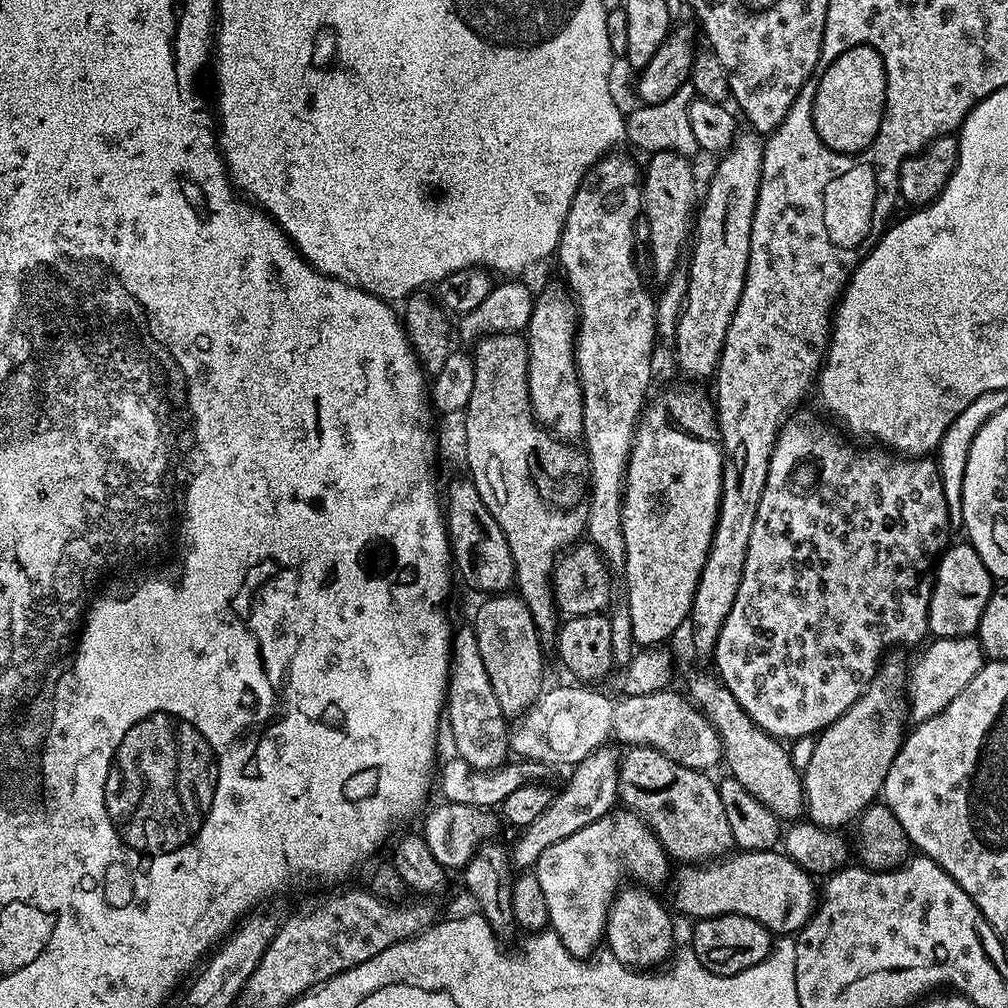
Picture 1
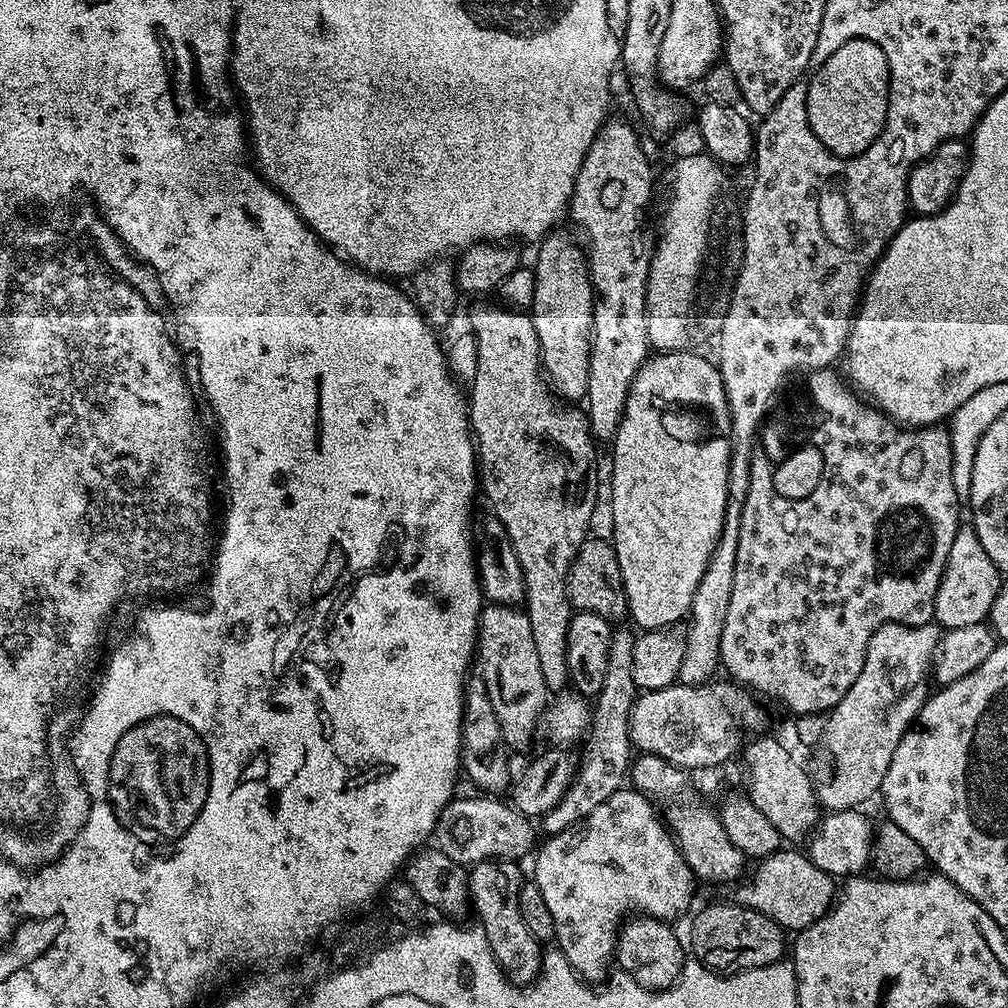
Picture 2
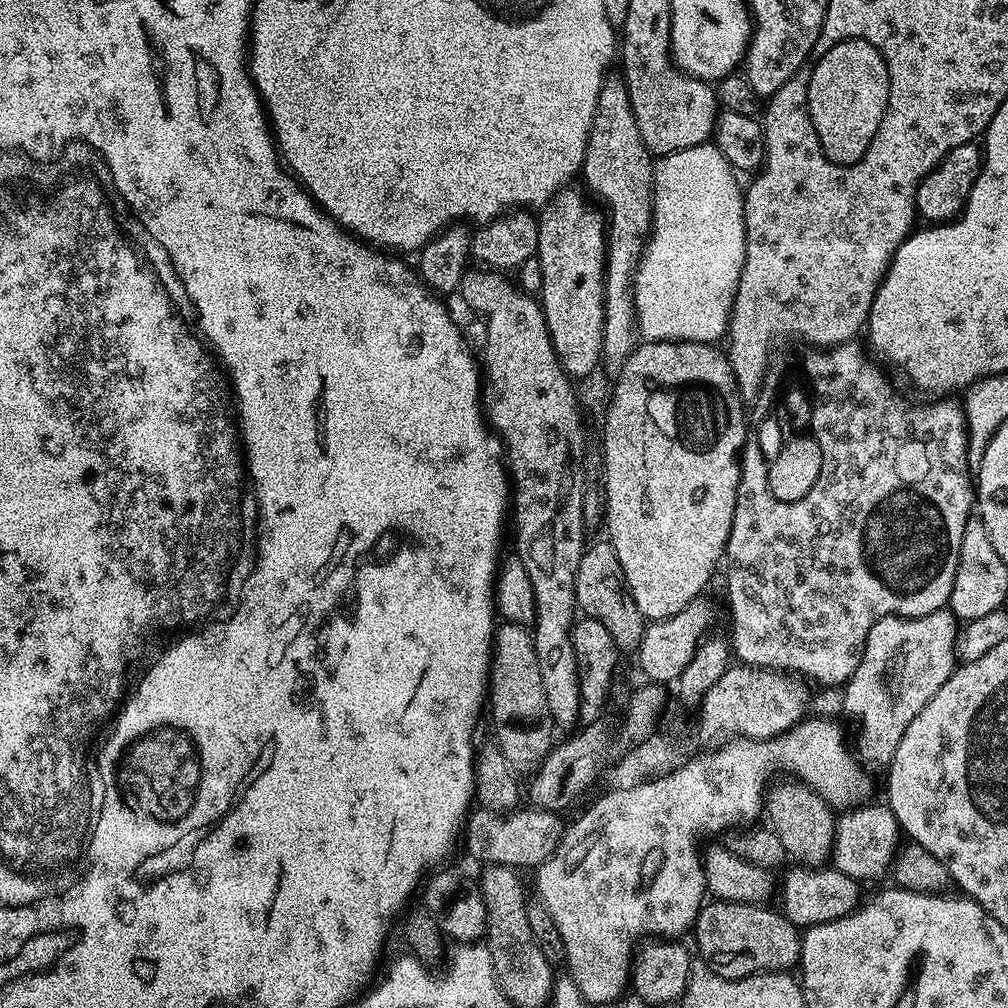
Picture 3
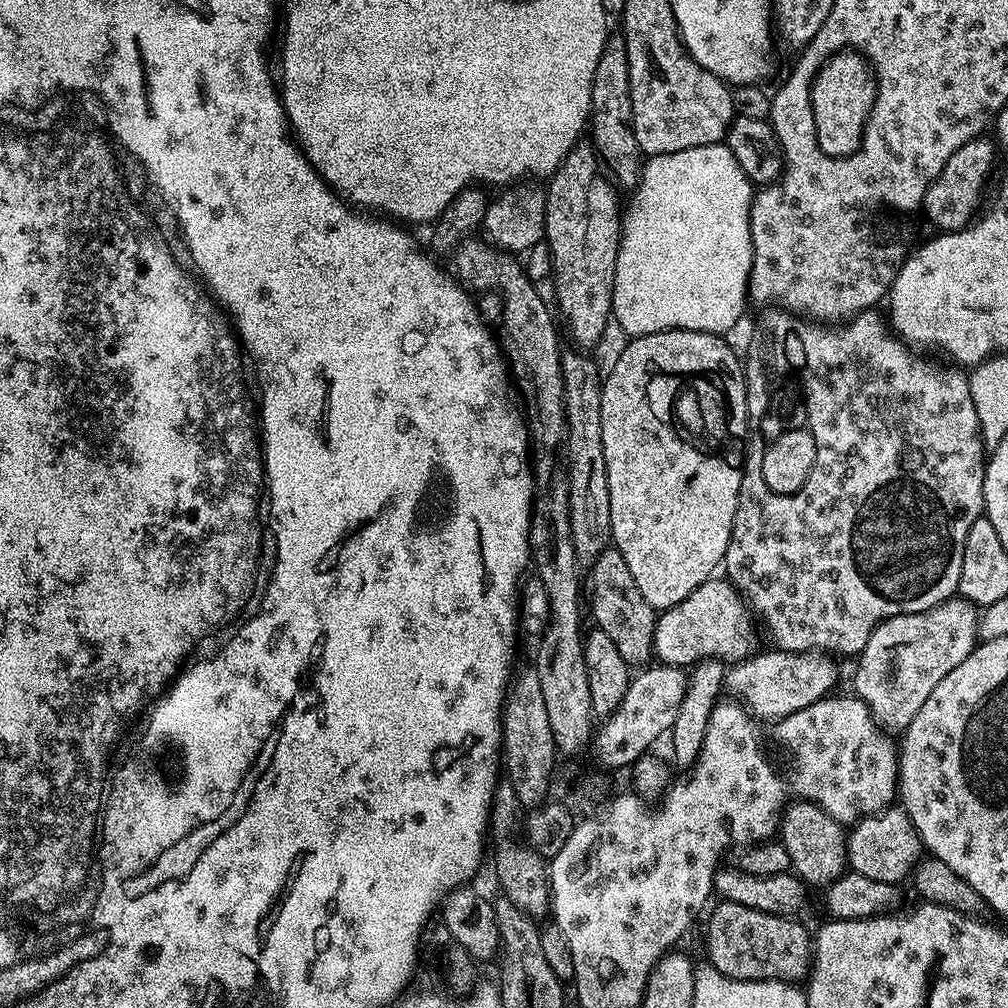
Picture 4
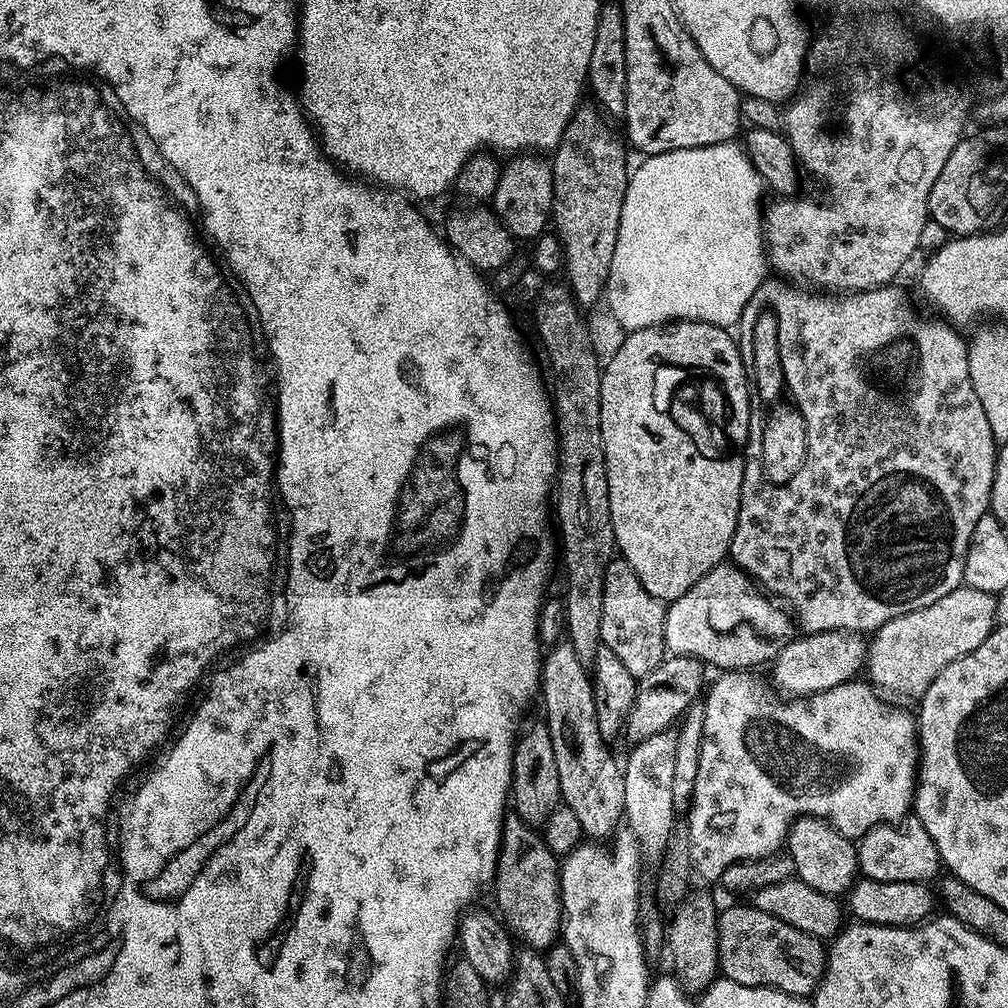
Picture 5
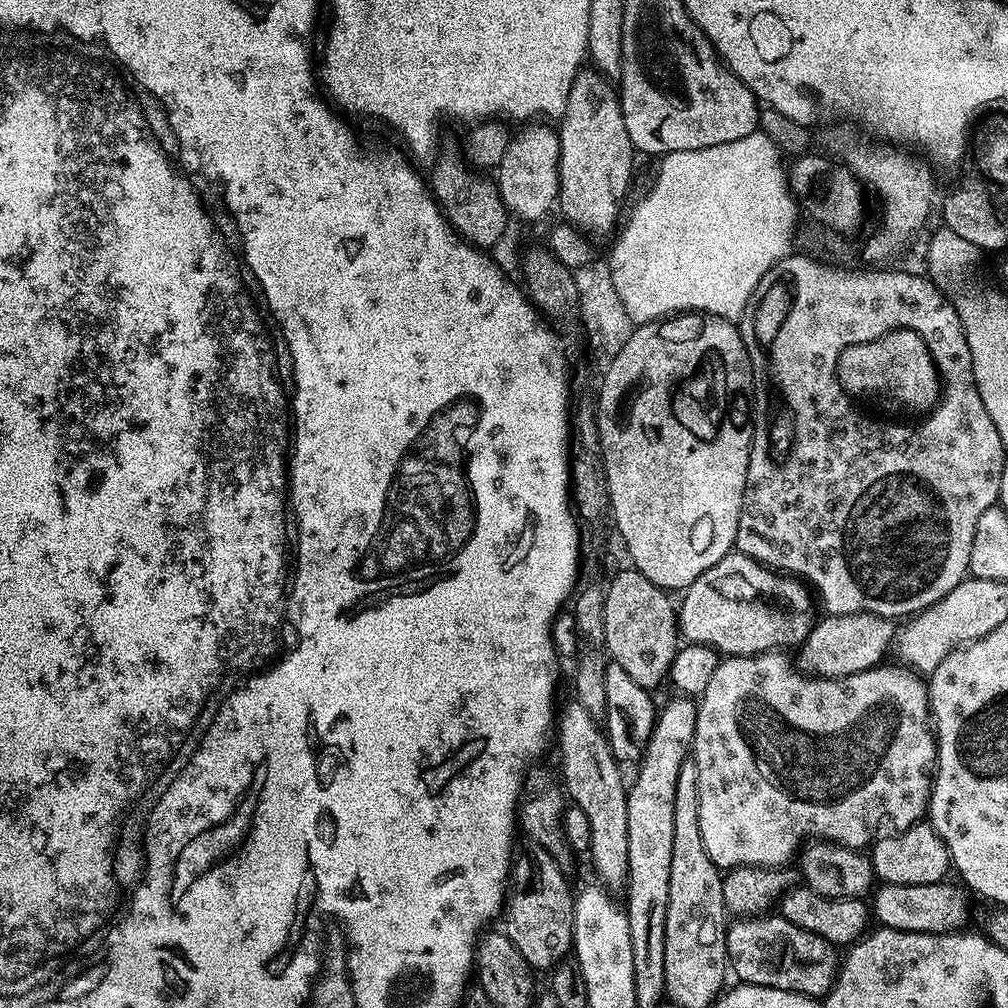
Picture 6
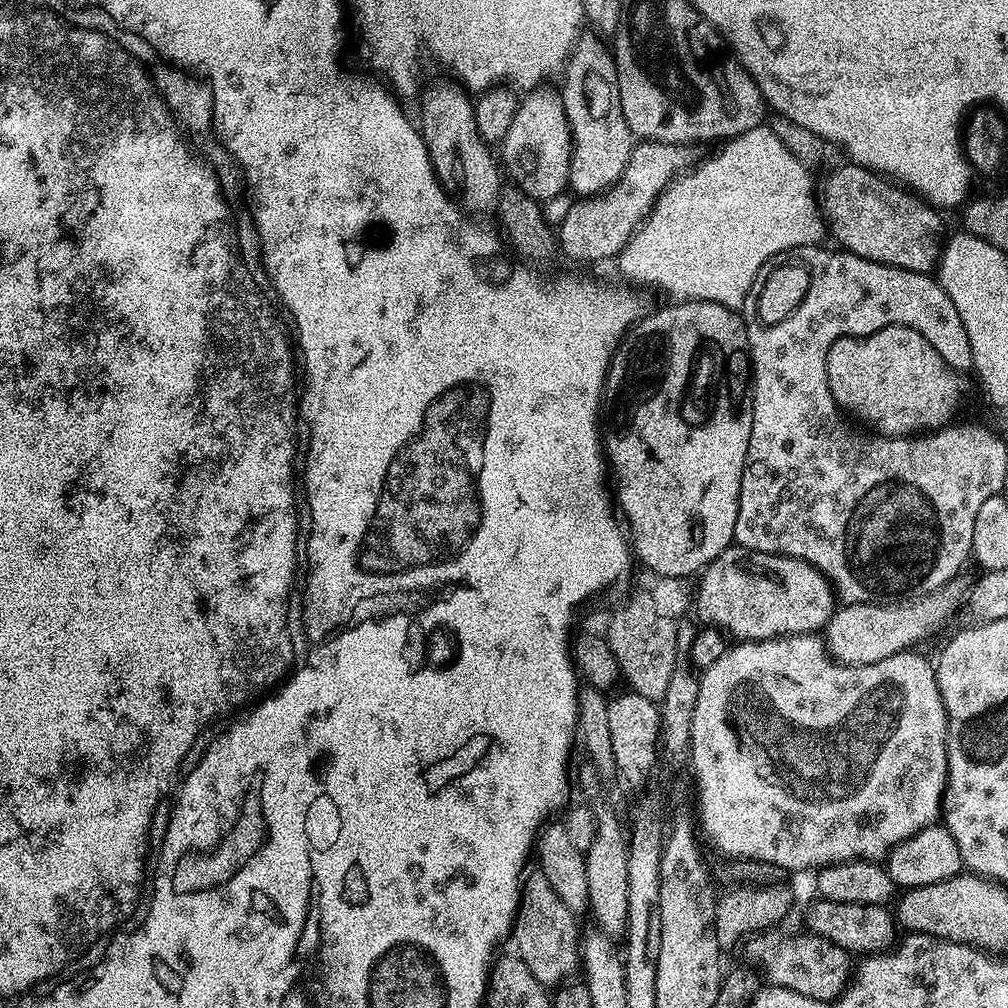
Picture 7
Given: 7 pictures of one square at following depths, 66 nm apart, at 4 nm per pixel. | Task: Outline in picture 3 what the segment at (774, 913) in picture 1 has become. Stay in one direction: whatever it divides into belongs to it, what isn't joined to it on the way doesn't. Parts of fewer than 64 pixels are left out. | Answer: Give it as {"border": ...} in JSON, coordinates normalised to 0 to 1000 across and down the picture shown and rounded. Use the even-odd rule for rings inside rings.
{"border":[[[786,859],[778,869],[778,878],[775,881],[773,878],[772,881],[772,893],[774,889],[775,897],[773,900],[785,917],[795,923],[801,923],[813,917],[827,915],[852,901],[855,896],[853,881],[854,874],[843,871],[824,859]]]}

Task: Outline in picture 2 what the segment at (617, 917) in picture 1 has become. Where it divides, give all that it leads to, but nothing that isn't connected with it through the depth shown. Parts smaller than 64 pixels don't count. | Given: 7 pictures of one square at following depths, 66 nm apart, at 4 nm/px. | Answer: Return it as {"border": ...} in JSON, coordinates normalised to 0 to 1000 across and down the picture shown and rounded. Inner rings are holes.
{"border":[[[631,907],[616,920],[611,930],[610,955],[615,955],[614,963],[627,969],[633,978],[646,984],[655,984],[671,975],[677,966],[677,958],[681,951],[681,937],[671,930],[666,916],[650,913],[648,909]]]}

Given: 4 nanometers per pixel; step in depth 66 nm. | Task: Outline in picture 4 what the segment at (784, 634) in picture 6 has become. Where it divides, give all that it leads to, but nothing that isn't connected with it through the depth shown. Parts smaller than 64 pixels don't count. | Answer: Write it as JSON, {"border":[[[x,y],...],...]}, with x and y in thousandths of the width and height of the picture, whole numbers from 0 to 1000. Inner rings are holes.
{"border":[[[707,573],[702,575],[688,589],[685,589],[673,601],[660,603],[652,610],[651,624],[649,625],[649,641],[647,646],[650,654],[656,659],[665,659],[668,663],[689,661],[695,655],[716,655],[719,657],[733,657],[742,654],[751,646],[750,639],[746,636],[746,619],[744,604],[739,599],[730,582],[721,574]]]}

